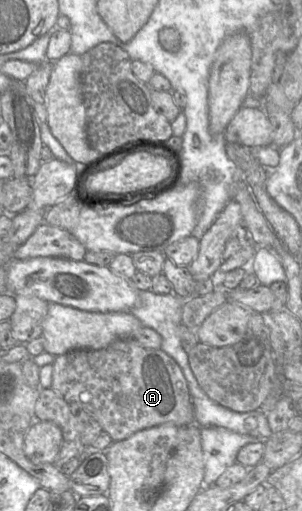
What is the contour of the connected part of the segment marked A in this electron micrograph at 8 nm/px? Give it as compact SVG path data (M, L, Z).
M133 338L116 340L99 350L78 349L57 356L53 363L51 389L59 393L68 404L80 405L97 420L113 442L165 423L176 426L195 424L189 387L180 366L161 348L144 348Z

